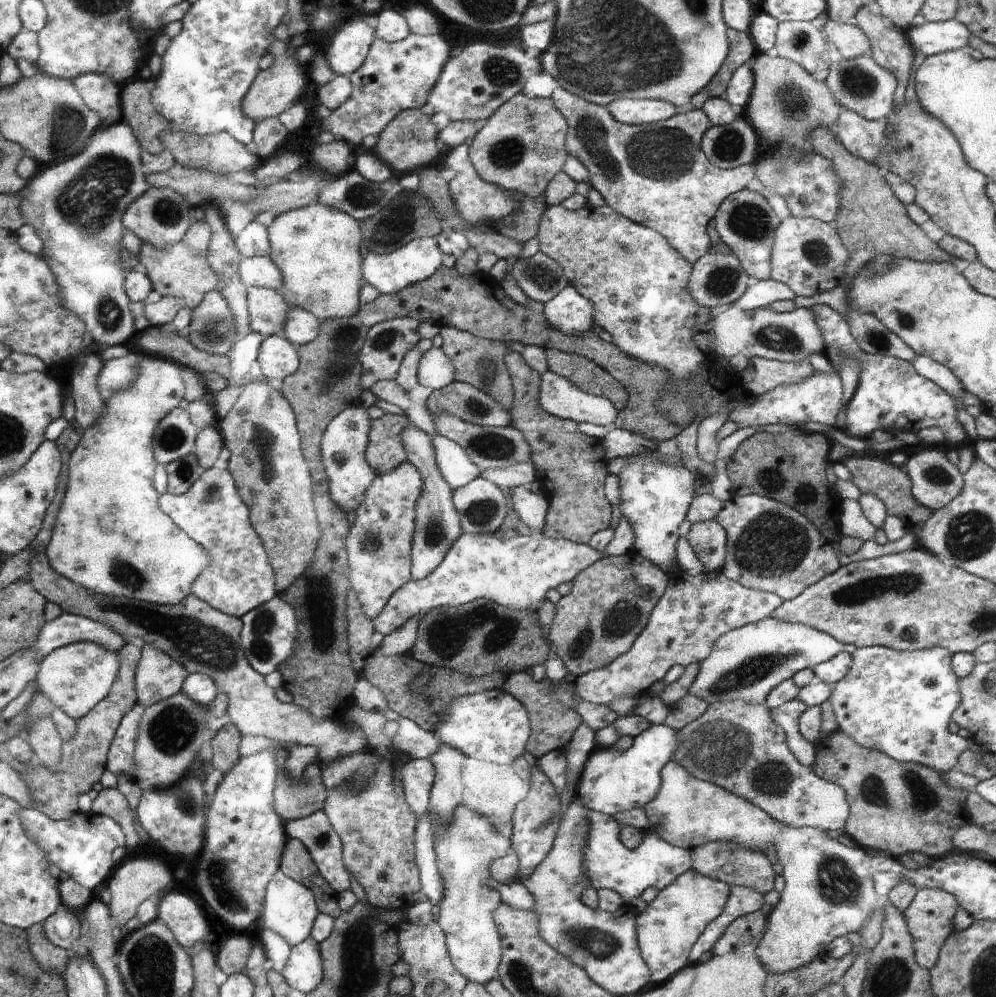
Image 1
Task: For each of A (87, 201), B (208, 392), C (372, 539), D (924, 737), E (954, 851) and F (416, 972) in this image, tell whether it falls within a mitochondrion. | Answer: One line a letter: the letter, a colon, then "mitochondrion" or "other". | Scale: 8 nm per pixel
A: mitochondrion
B: other
C: mitochondrion
D: other
E: other
F: other

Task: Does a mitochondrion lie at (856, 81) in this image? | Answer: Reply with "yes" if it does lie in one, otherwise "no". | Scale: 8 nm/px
yes

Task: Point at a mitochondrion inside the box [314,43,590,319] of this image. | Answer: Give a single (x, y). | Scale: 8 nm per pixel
(395, 224)

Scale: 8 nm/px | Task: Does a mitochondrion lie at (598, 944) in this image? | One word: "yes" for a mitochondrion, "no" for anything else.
yes

